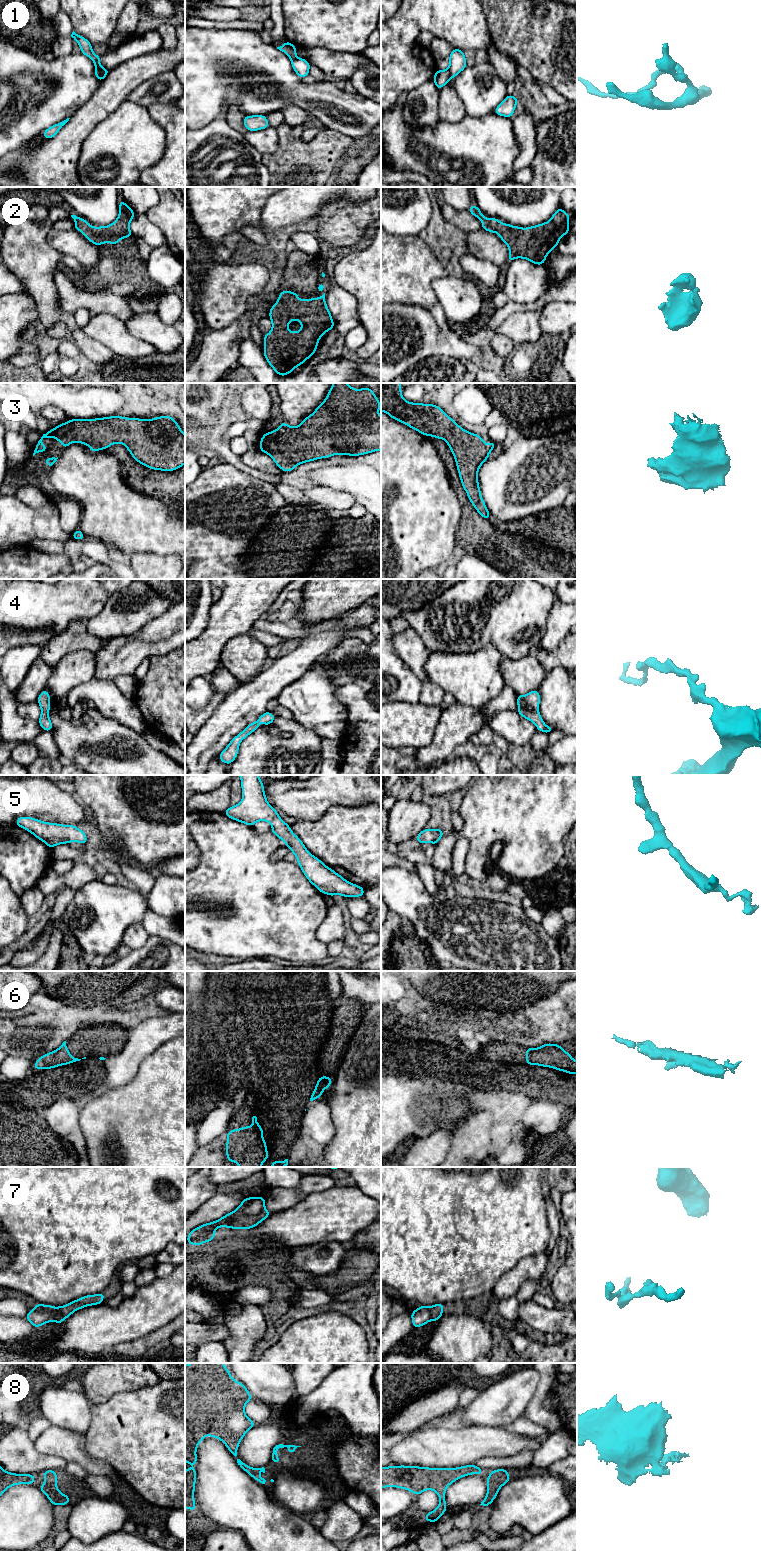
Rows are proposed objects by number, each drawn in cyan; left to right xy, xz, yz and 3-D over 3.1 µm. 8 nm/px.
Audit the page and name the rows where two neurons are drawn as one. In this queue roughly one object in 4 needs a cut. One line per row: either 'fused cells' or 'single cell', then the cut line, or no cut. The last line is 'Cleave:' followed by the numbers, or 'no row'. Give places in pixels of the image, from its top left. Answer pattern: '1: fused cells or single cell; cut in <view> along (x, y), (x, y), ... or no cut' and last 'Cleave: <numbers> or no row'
1: fused cells; cut in yz along (447, 69), (450, 77)
2: single cell; no cut
3: single cell; no cut
4: single cell; no cut
5: single cell; no cut
6: single cell; no cut
7: fused cells; cut in xz along (264, 1207), (256, 1214), (236, 1216), (228, 1226)
8: single cell; no cut
Cleave: 1, 7

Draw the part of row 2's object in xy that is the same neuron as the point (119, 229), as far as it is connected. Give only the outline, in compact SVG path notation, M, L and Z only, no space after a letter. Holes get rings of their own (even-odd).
M121 199L118 218L108 226L93 227L83 218L76 215L71 217L75 220L74 229L81 231L86 239L99 246L104 243L117 245L121 239L133 237L129 224L135 215L135 212Z

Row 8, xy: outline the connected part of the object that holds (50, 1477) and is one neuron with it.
M46 1470L43 1472L44 1484L40 1487L40 1491L45 1494L50 1500L51 1504L57 1505L68 1505L70 1498L67 1494L60 1492L57 1481L57 1474L54 1470Z

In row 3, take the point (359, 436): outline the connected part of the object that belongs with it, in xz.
M333 383L325 400L298 426L291 427L281 422L278 429L262 435L260 452L267 453L284 472L292 471L296 466L337 454L359 456L381 450L381 417L378 412L381 403L368 387L355 389L347 383Z

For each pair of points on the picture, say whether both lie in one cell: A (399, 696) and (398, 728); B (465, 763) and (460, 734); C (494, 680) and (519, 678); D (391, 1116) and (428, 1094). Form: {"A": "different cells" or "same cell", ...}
{"A": "different cells", "B": "different cells", "C": "different cells", "D": "same cell"}

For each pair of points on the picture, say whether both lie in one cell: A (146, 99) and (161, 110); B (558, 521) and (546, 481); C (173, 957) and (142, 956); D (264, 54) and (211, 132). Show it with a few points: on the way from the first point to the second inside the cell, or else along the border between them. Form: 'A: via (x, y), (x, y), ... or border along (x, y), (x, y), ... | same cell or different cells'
A: border along (174, 100), (152, 103), (147, 108) | different cells
B: border along (562, 505), (539, 512), (532, 517) | different cells
C: via (165, 958), (150, 958) | same cell
D: border along (226, 118), (216, 118), (200, 128) | different cells

